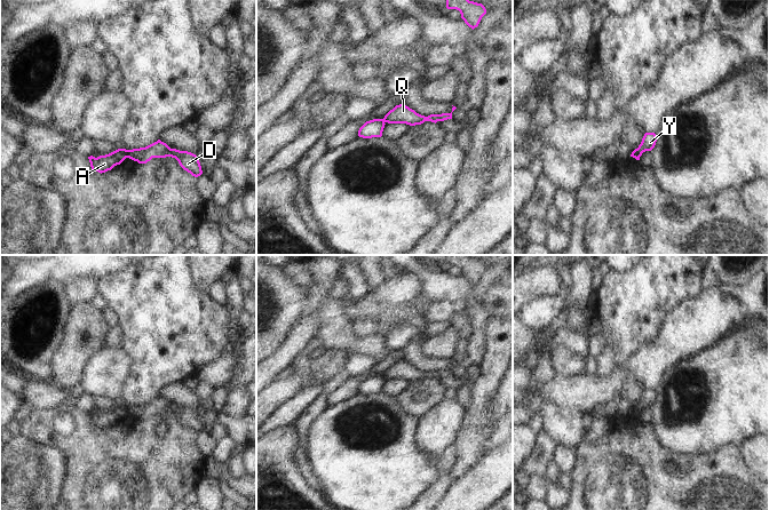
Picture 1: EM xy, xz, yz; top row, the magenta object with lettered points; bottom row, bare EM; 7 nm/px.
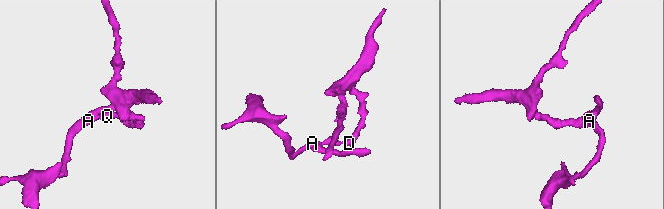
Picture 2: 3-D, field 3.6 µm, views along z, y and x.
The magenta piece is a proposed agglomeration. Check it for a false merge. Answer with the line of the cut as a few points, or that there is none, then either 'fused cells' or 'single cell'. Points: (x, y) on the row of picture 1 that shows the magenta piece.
xy (126, 150), (128, 157) | fused cells

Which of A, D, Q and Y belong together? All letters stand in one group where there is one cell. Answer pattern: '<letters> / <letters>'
A Y / D Q

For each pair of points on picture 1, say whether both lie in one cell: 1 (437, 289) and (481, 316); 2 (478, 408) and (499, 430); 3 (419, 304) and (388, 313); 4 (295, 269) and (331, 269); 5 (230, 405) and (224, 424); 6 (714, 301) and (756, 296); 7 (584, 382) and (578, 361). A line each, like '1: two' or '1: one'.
1: one
2: two
3: one
4: two
5: two
6: two
7: two

